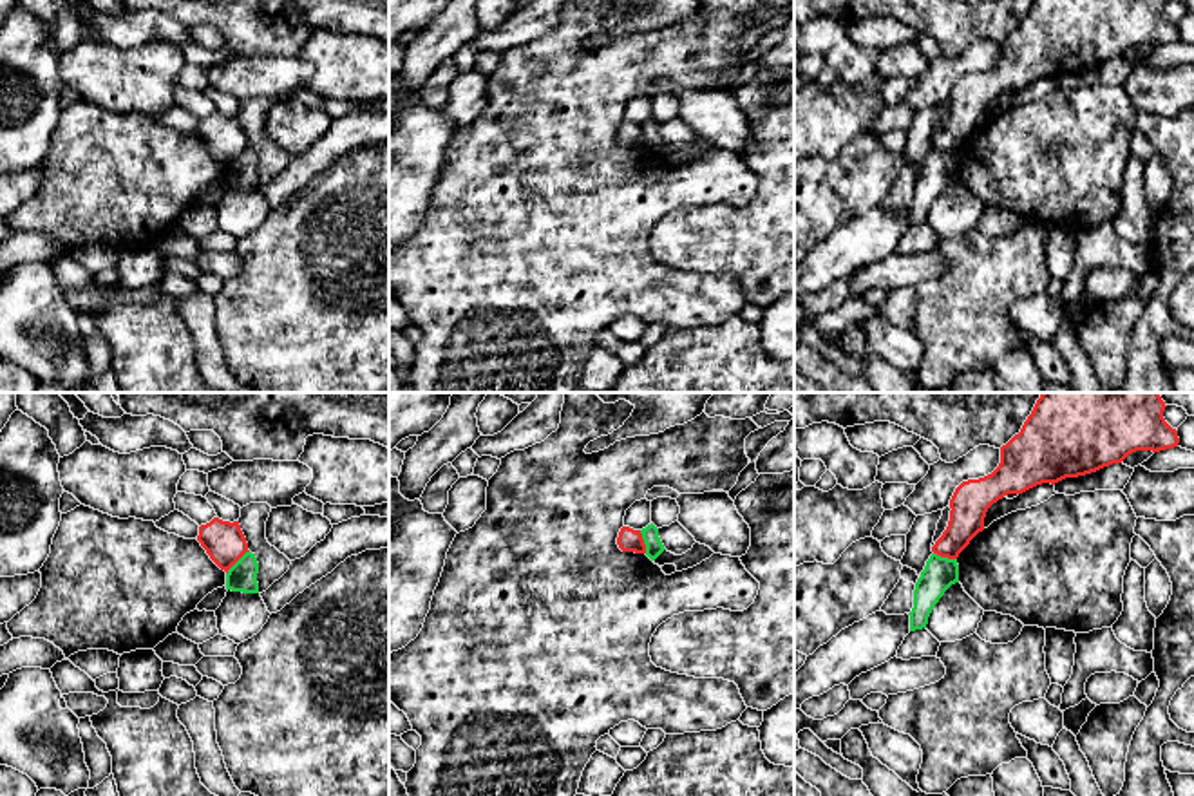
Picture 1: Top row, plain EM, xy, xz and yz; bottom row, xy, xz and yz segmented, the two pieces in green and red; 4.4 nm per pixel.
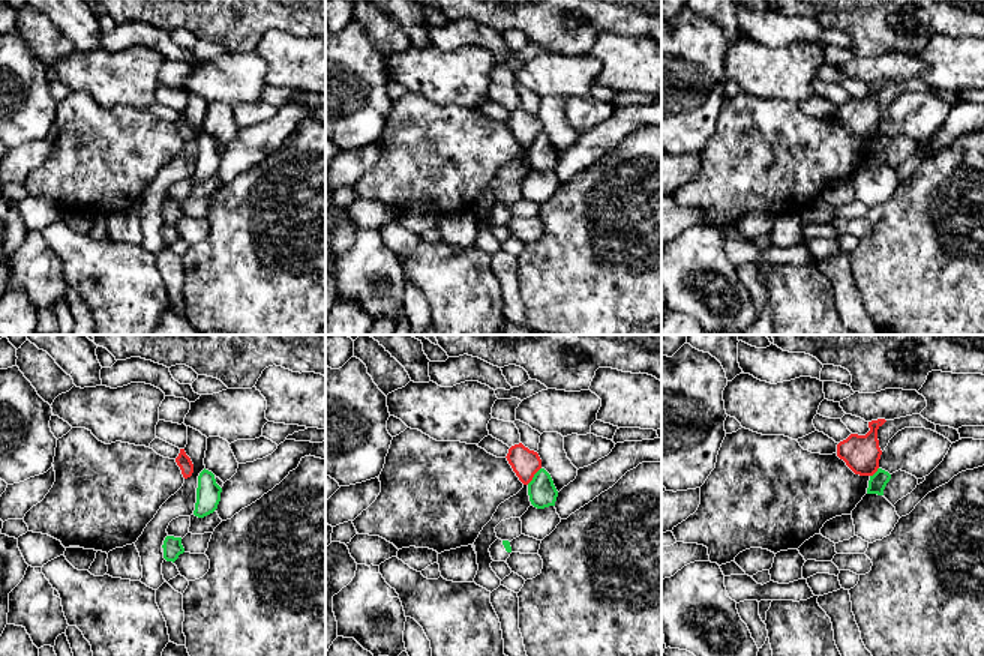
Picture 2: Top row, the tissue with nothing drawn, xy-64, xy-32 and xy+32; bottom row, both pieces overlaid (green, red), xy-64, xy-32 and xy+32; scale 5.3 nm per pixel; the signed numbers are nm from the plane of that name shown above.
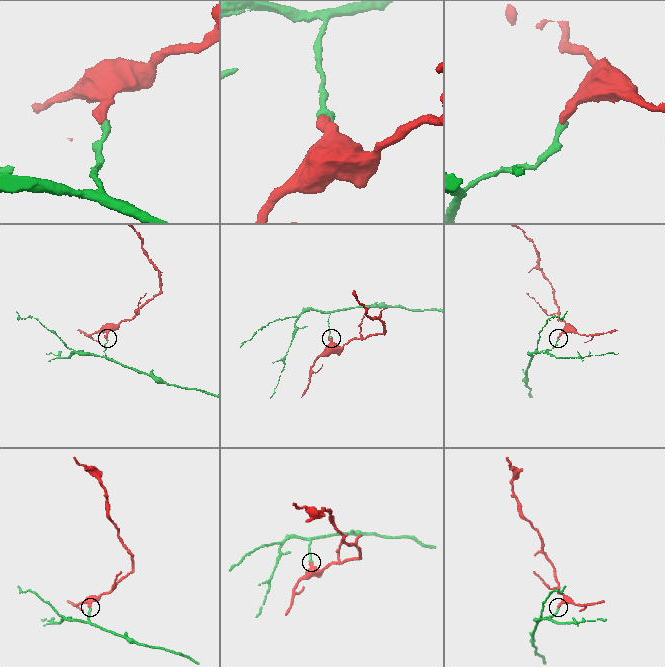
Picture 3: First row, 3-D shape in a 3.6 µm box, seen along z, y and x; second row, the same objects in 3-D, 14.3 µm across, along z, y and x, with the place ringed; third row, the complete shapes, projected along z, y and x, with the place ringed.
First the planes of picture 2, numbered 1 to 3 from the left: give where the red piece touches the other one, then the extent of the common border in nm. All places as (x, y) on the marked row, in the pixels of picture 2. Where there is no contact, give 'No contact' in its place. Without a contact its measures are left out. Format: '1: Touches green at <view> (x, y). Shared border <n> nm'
1: No contact
2: Touches green at xy-32 (534, 476). Shared border 120 nm
3: Touches green at xy+32 (876, 472). Shared border 70 nm

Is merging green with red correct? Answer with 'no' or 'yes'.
no

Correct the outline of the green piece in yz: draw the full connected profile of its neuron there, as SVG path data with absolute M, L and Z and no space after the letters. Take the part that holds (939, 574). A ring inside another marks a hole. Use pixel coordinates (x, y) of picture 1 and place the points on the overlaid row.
M932 554L915 583L914 608L908 613L910 631L926 628L932 610L944 595L944 592L955 583L959 583L957 559Z

